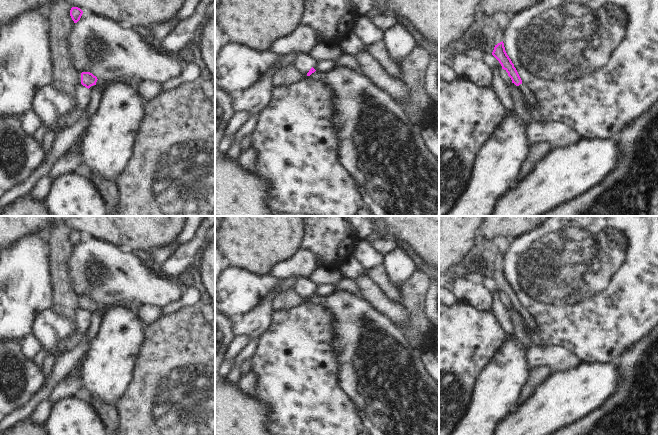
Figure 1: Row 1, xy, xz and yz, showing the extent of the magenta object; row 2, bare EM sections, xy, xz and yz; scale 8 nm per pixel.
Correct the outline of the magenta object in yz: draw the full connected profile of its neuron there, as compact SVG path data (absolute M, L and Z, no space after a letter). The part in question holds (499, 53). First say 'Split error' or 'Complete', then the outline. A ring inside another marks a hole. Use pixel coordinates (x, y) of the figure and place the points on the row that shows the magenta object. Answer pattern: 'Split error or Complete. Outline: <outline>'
Split error. Outline: M503 41L495 45L492 55L499 61L502 69L504 69L508 73L508 76L511 78L512 83L514 83L520 89L525 99L531 105L536 106L534 97L531 95L528 88L522 83L522 80L516 68L514 67L514 64L507 55Z

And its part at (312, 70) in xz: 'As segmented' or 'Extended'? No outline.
Extended

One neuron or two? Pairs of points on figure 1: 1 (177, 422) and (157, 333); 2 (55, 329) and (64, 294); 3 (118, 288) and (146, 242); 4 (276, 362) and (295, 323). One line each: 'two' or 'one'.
1: one
2: two
3: two
4: one

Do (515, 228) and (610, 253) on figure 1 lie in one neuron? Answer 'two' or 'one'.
two

